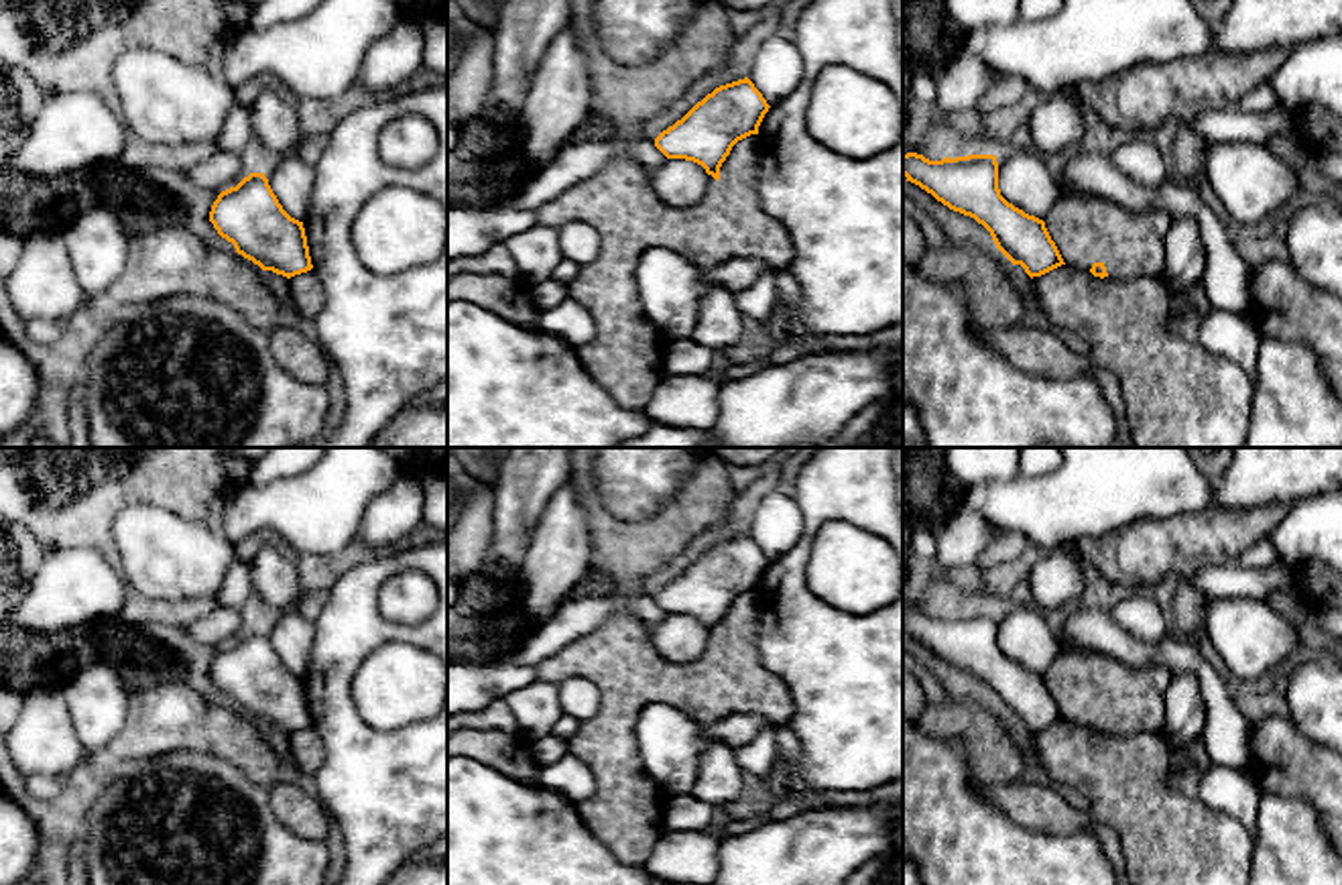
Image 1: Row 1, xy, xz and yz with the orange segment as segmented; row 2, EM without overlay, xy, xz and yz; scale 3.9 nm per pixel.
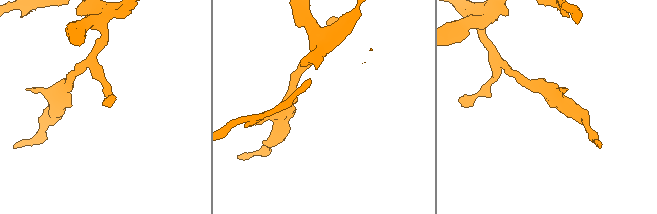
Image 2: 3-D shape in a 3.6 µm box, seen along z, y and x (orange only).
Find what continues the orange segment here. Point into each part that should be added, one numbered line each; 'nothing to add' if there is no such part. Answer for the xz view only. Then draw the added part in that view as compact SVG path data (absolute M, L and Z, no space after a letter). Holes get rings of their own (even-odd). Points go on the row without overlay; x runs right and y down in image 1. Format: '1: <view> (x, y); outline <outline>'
nothing to add

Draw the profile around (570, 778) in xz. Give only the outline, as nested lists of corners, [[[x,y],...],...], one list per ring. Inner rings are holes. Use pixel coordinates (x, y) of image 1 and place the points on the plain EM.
[[[565,753],[555,763],[543,763],[537,785],[559,793],[575,806],[598,795],[598,781],[592,769],[573,753]]]

